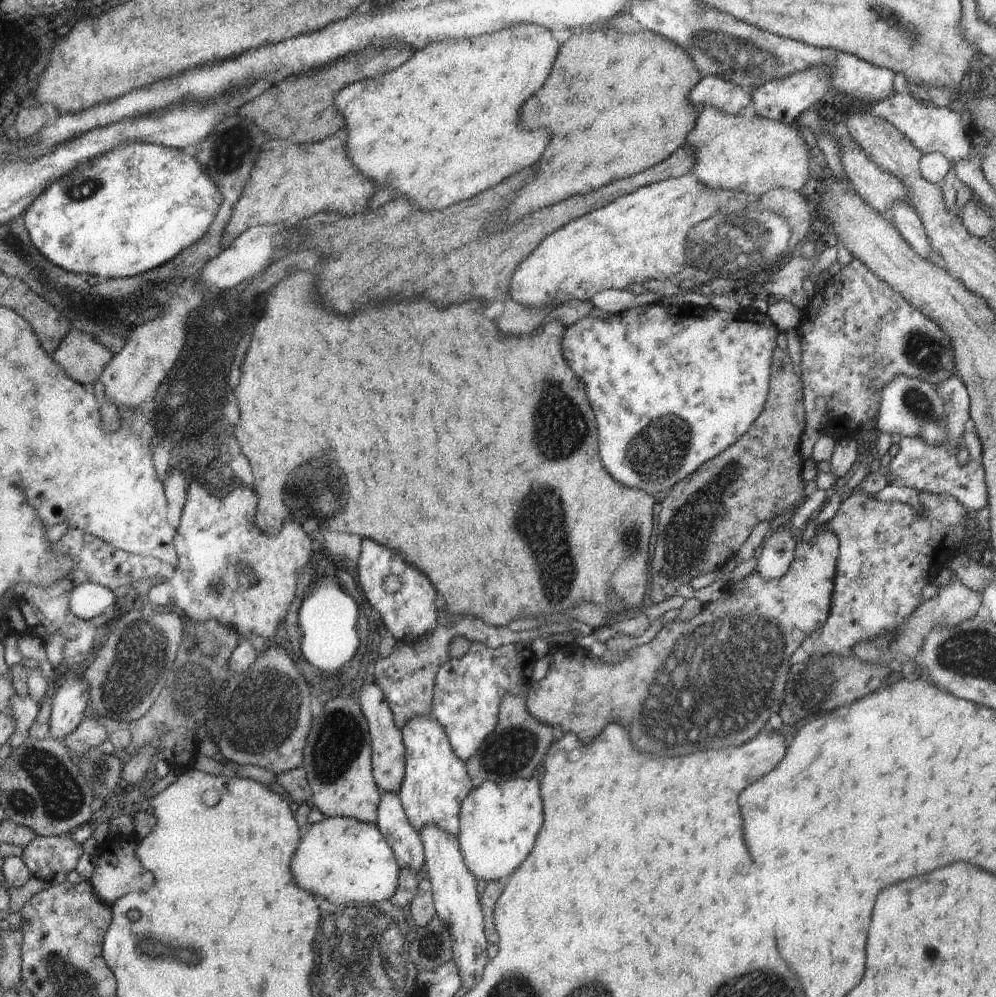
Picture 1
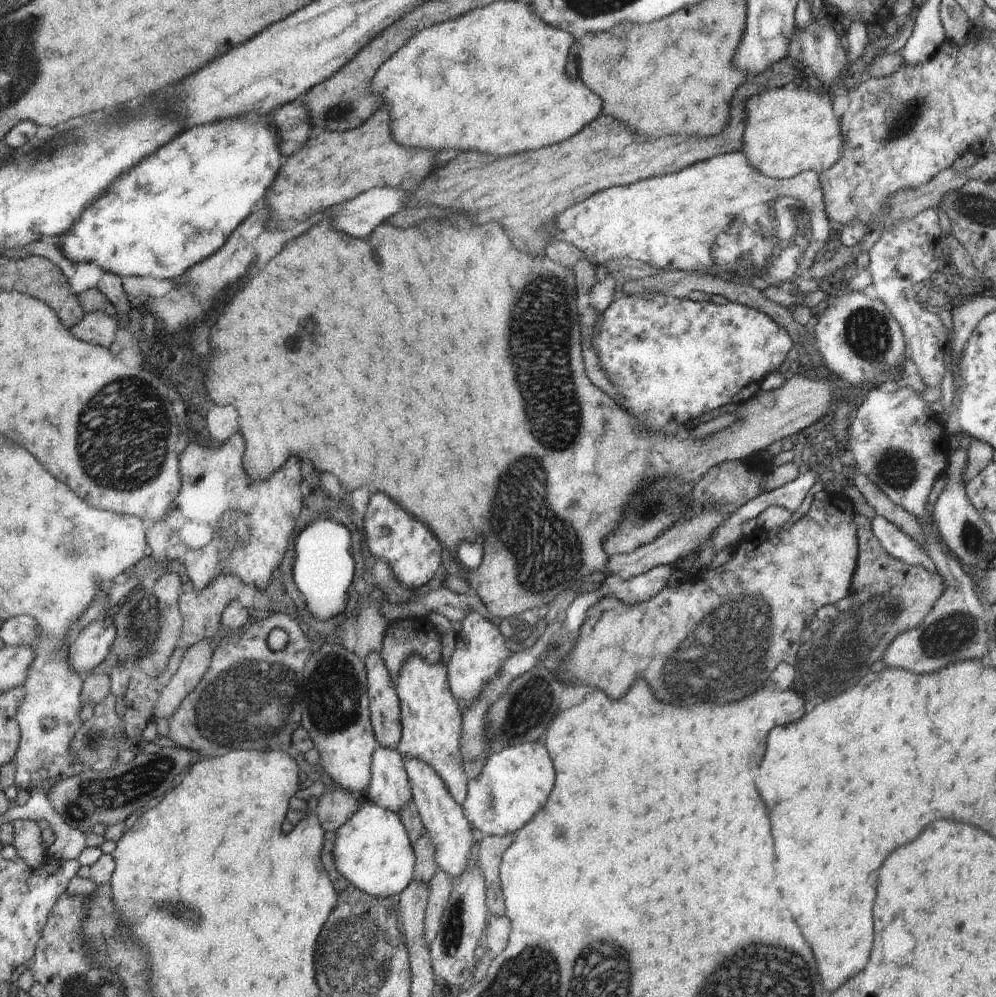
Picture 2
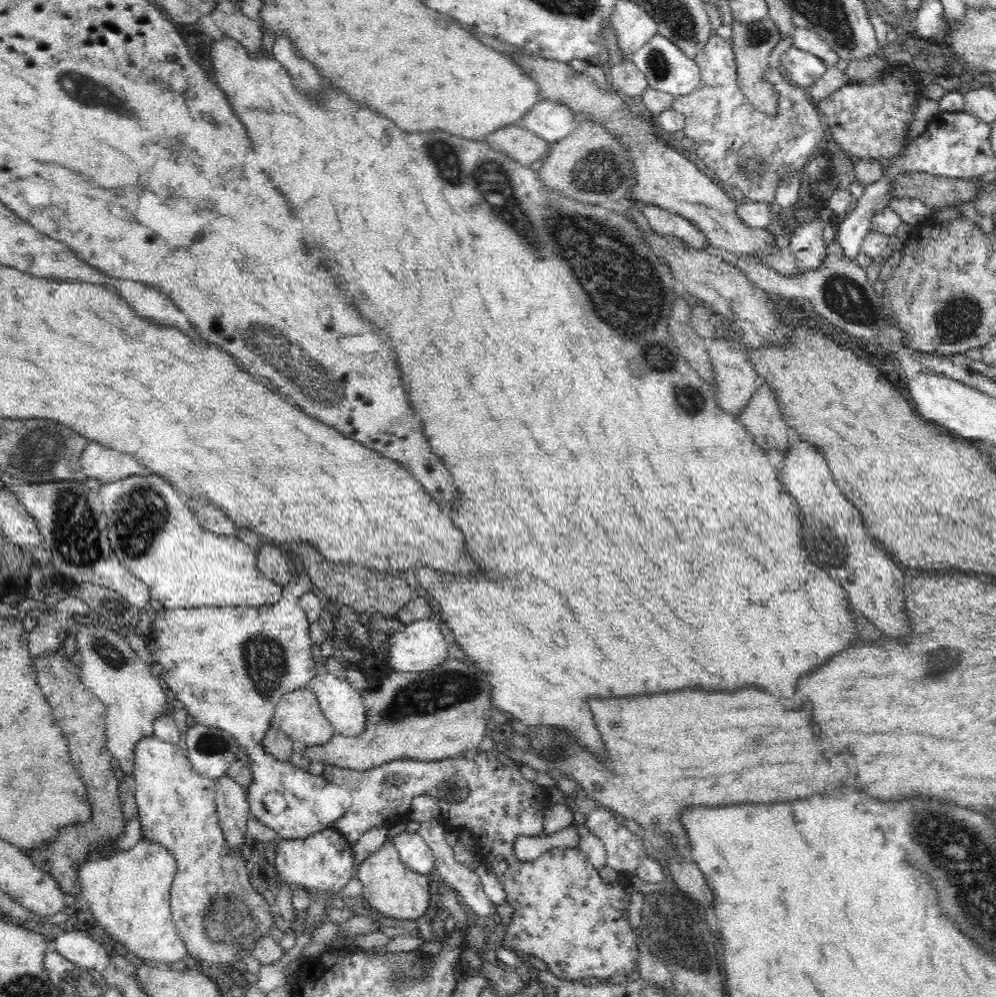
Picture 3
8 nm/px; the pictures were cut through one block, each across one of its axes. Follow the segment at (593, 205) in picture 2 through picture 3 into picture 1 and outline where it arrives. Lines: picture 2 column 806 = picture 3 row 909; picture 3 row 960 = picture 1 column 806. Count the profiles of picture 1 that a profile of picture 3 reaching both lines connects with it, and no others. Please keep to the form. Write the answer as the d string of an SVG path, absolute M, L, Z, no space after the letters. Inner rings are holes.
M687 173L678 178L669 178L651 185L639 188L636 192L613 200L612 203L589 212L584 216L578 217L558 230L555 230L550 236L547 236L529 255L525 256L523 261L516 267L513 272L510 286L509 298L514 299L518 304L528 308L542 308L556 300L562 304L569 300L590 300L595 294L601 293L608 289L618 289L619 291L628 290L630 284L642 284L645 281L659 277L661 280L670 280L674 284L680 284L681 281L694 280L697 287L704 282L716 280L716 278L731 278L748 280L749 282L757 281L759 272L769 272L773 275L779 268L780 264L776 261L788 260L791 256L796 255L798 248L801 246L803 238L808 234L811 217L810 211L814 208L813 197L805 197L805 193L789 191L788 189L772 189L770 192L759 197L745 196L739 190L708 188L704 186L694 175Z

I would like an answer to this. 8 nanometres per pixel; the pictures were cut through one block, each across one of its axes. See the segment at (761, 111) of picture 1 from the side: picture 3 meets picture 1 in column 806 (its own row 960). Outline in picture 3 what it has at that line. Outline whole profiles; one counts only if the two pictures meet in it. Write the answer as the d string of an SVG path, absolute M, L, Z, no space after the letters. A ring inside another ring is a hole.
M64 932L52 940L51 949L58 951L64 958L85 969L104 972L109 965L111 954L104 949L101 939L91 932Z

